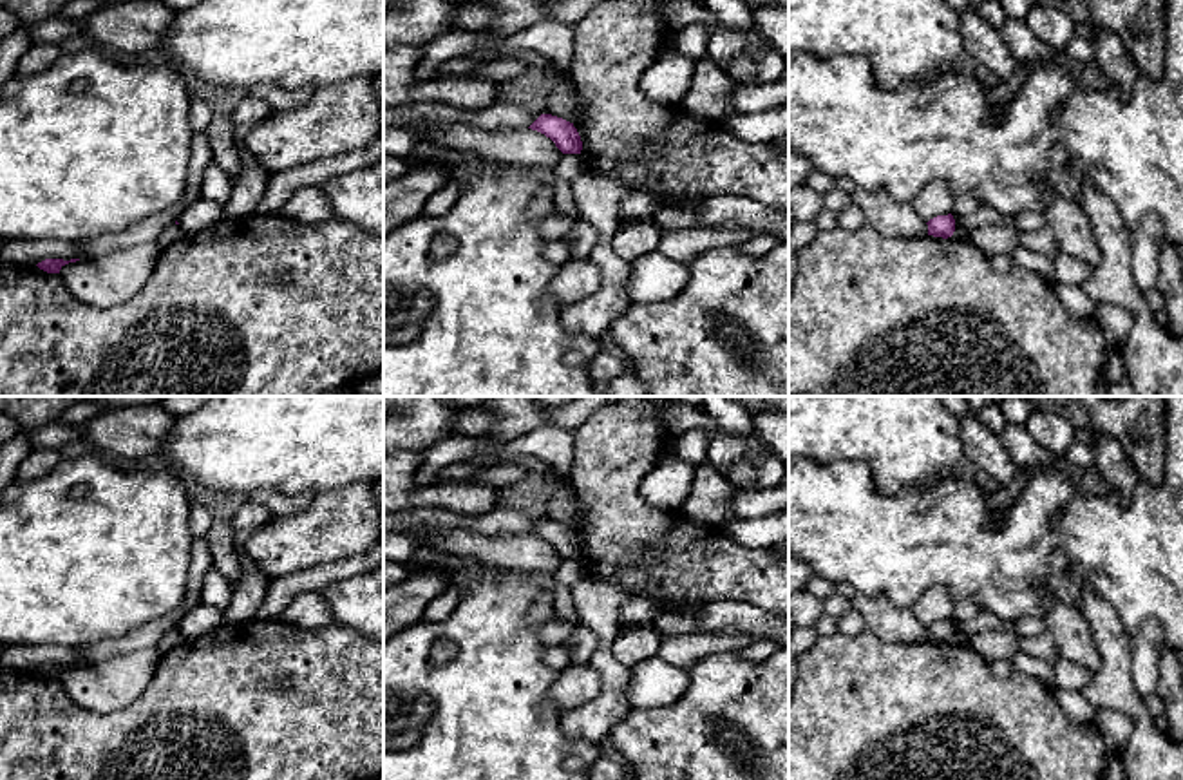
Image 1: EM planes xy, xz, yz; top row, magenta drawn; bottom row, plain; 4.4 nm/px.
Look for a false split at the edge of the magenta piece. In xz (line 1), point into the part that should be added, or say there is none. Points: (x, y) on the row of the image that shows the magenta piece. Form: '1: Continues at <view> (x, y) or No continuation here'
1: No continuation here

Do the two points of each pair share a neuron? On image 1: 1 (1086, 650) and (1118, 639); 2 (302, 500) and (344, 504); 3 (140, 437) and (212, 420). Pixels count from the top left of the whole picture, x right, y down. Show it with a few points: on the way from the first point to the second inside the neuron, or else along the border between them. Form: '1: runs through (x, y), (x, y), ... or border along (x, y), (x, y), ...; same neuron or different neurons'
1: border along (1077, 608), (1088, 623), (1100, 659), (1095, 675); different neurons
2: border along (315, 496), (302, 509), (274, 518); different neurons
3: border along (176, 418), (158, 455); different neurons

